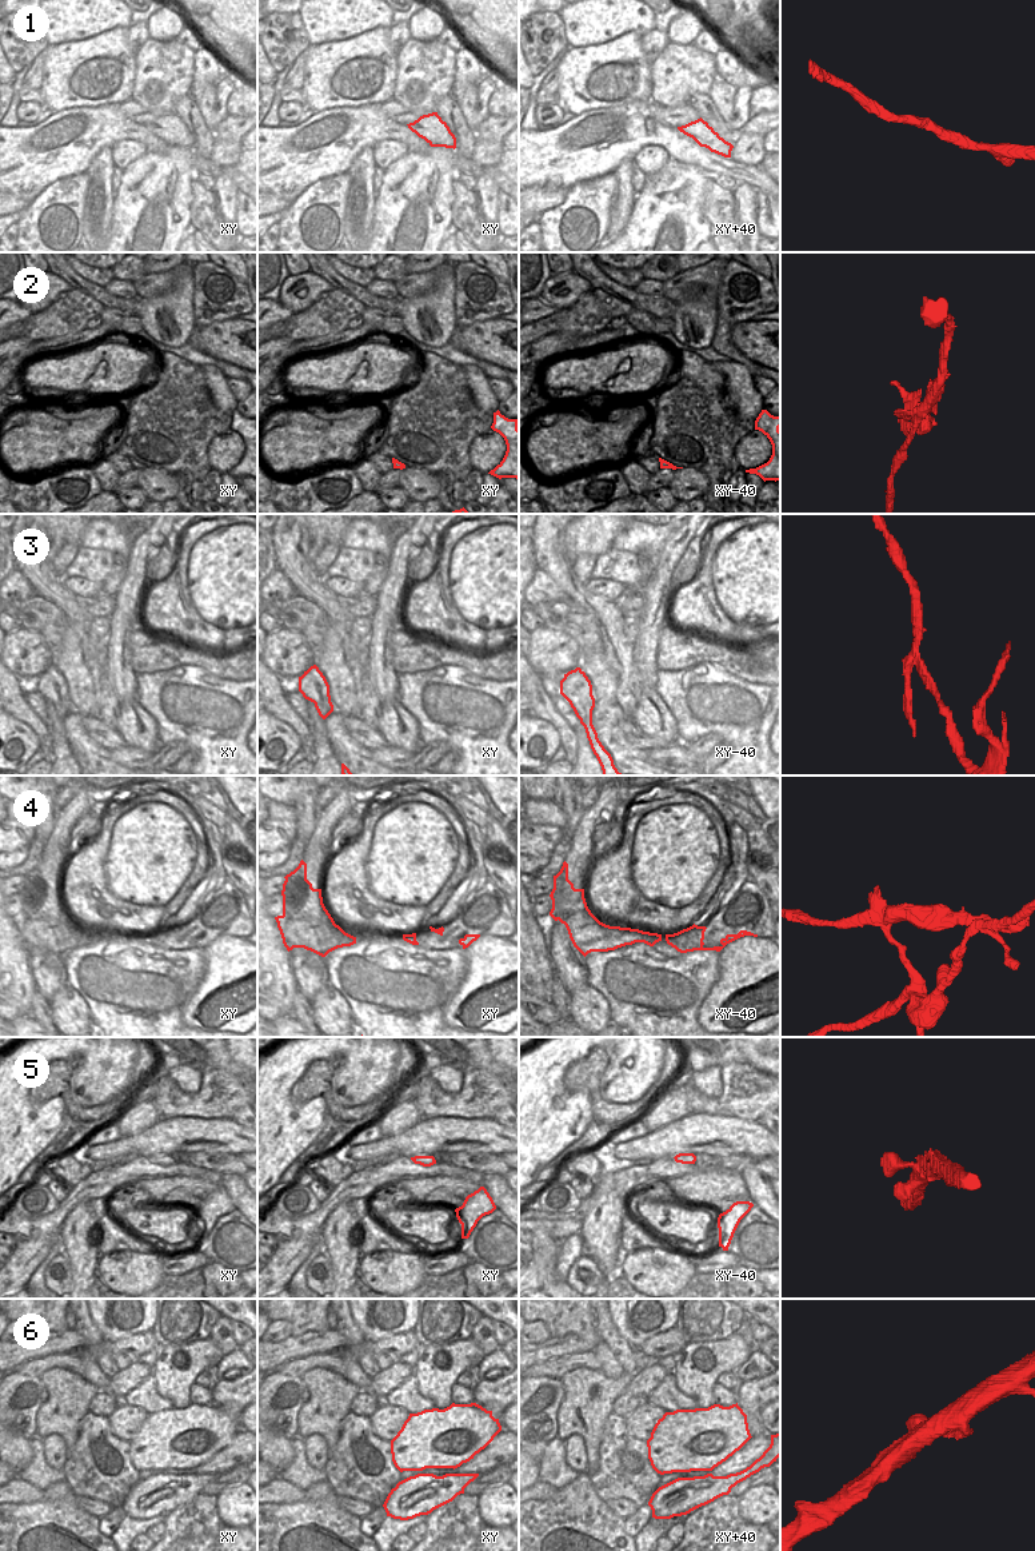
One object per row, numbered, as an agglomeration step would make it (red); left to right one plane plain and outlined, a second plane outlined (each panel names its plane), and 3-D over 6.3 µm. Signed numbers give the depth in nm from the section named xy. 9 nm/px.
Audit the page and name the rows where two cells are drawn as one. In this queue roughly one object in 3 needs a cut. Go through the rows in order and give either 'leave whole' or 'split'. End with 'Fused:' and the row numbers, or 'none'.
1: leave whole
2: leave whole
3: split
4: split
5: leave whole
6: leave whole
Fused: 3, 4

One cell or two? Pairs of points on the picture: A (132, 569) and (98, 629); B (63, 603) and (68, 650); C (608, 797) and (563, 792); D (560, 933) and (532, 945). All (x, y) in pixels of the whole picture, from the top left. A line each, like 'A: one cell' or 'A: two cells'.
A: two cells
B: one cell
C: two cells
D: two cells

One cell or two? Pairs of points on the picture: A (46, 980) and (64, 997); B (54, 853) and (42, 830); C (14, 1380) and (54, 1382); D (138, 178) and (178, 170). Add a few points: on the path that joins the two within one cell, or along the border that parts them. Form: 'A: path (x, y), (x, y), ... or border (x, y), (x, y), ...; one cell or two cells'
A: border (66, 984), (48, 1003); two cells
B: border (60, 813), (52, 836), (46, 845); two cells
C: border (40, 1378), (47, 1399), (36, 1412); two cells
D: path (147, 178), (166, 178), (168, 175); one cell

